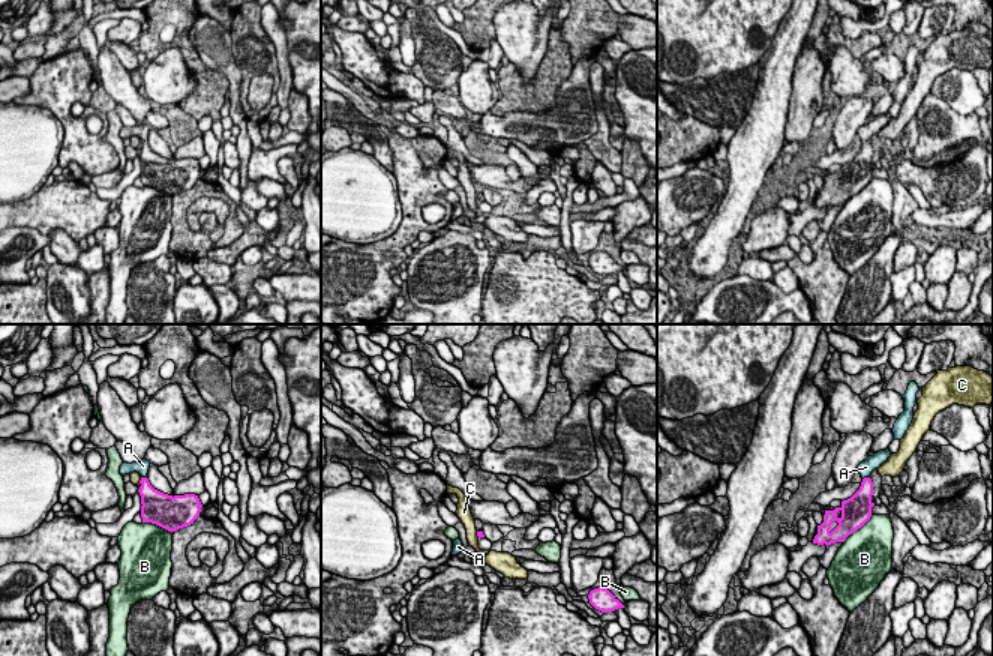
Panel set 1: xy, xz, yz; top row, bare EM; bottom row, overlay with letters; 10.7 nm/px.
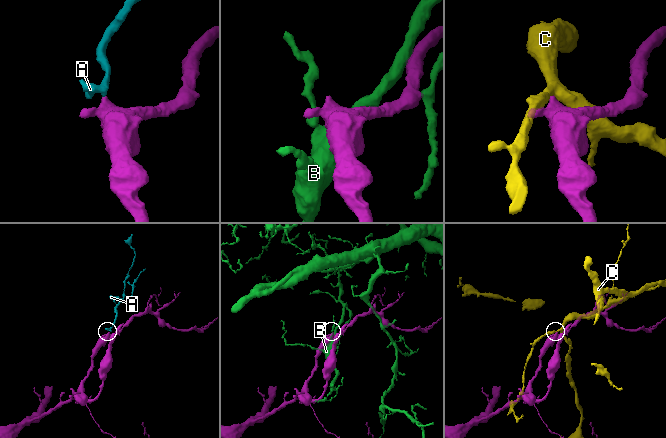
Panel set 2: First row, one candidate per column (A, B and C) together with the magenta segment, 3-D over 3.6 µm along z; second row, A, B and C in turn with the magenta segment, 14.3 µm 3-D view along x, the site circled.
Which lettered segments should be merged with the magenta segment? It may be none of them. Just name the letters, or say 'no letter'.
A

